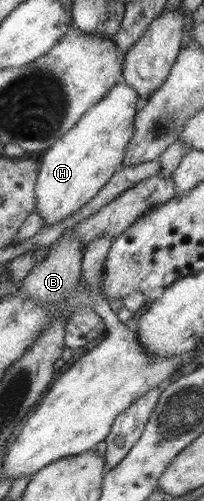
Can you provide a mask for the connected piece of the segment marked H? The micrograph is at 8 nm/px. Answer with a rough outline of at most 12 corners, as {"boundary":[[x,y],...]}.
{"boundary":[[117,82],[45,150],[44,226],[80,210],[121,166],[140,100]]}

